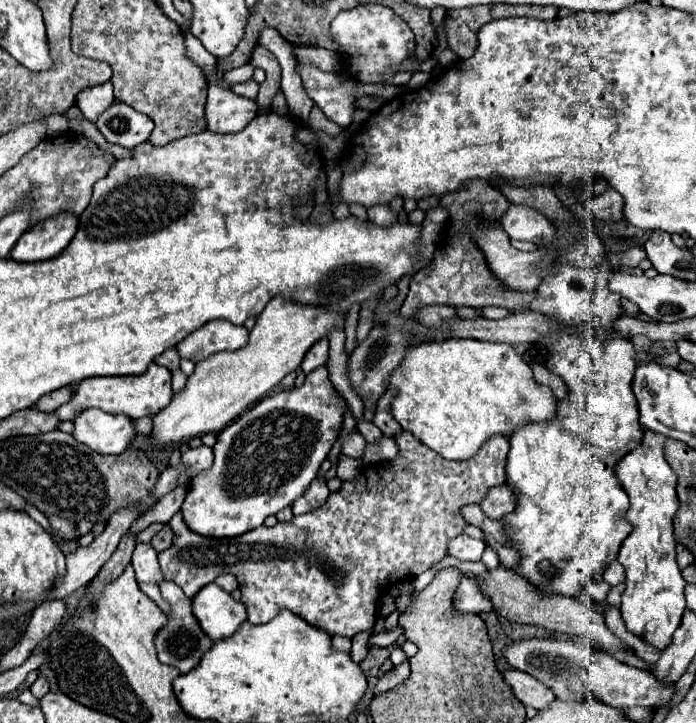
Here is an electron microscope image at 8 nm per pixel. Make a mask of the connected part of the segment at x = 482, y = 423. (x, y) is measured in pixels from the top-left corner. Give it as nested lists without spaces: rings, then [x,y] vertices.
[[[444,339],[406,349],[402,363],[390,373],[388,389],[396,389],[392,417],[420,443],[444,459],[470,459],[492,435],[510,435],[524,421],[548,421],[556,413],[556,399],[544,385],[536,385],[530,365],[512,345],[476,339]]]

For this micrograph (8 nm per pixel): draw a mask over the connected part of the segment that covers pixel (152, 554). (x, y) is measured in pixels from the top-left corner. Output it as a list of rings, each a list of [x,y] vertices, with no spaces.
[[[150,543],[136,545],[134,555],[132,555],[132,567],[136,571],[138,581],[146,581],[146,583],[160,583],[162,581],[156,551],[154,551],[154,547],[150,547]]]

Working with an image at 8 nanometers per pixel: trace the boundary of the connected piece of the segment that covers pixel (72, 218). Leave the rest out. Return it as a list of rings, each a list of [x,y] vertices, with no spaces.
[[[60,211],[32,225],[14,245],[10,257],[14,261],[44,261],[62,253],[78,227],[78,217],[70,211]]]

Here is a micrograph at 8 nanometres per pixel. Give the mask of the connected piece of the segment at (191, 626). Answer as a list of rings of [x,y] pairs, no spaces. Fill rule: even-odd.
[[[162,581],[160,589],[162,597],[170,603],[170,621],[156,633],[154,639],[158,659],[160,663],[176,667],[180,673],[188,673],[192,667],[198,665],[200,657],[210,649],[212,639],[208,639],[208,635],[204,635],[204,631],[196,623],[196,617],[192,615],[192,601],[180,591],[180,587],[176,587],[172,581]]]

